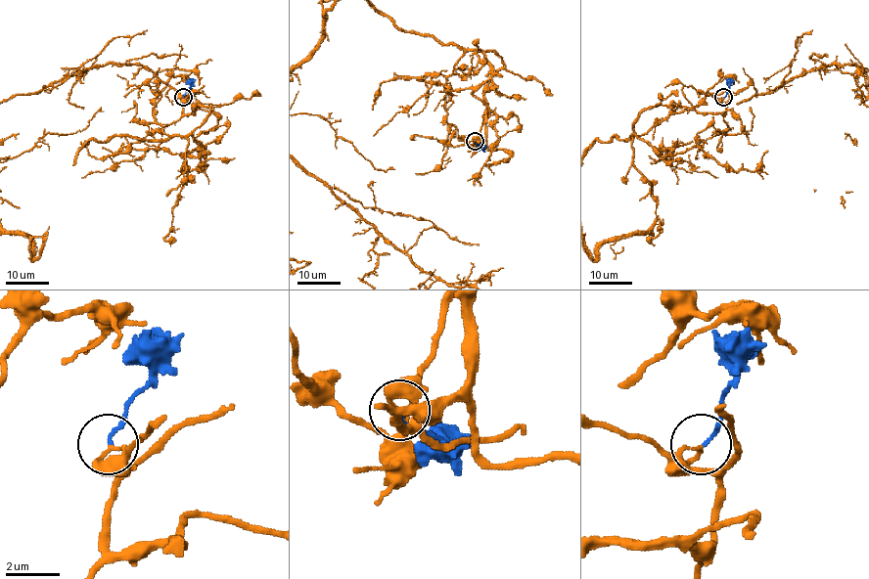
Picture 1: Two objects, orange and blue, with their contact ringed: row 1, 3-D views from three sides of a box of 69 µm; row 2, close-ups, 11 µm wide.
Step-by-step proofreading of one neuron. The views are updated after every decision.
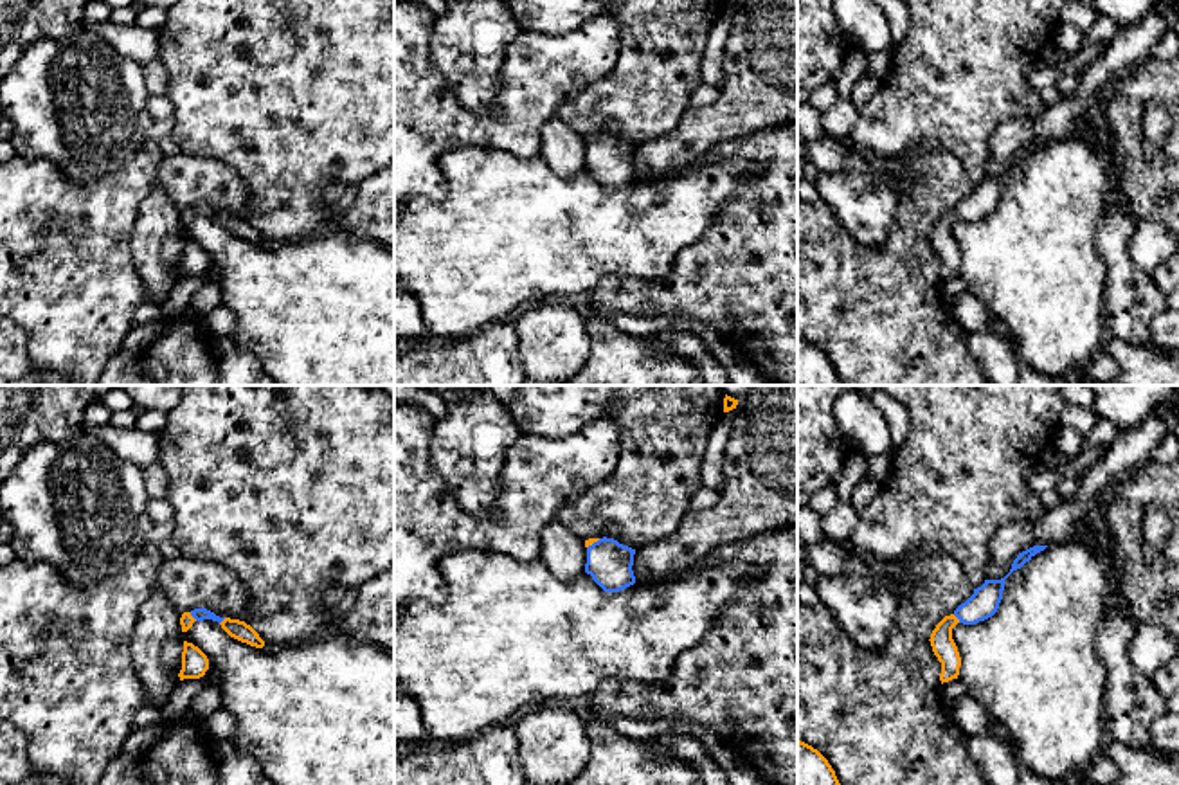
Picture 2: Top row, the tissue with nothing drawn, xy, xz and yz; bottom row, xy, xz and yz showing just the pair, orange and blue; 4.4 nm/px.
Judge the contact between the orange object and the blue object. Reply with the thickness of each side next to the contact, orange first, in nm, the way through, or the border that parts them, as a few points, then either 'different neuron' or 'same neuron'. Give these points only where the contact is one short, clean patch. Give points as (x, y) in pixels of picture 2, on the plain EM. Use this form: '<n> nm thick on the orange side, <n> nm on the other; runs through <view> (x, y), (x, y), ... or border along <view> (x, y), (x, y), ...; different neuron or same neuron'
60 nm thick on the orange side, 60 nm on the other; runs through xy (186, 216), (191, 213), (198, 211); same neuron

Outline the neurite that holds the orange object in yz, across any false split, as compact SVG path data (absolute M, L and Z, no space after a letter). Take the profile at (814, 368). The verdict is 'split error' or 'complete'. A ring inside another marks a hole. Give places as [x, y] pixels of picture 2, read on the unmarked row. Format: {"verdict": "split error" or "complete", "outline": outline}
{"verdict": "complete", "outline": "M797 337L797 385L842 385L828 356Z"}

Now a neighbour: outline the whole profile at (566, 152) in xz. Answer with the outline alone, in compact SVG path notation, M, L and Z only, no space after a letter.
M554 117L542 128L540 155L560 176L571 176L585 167L587 144L571 126Z

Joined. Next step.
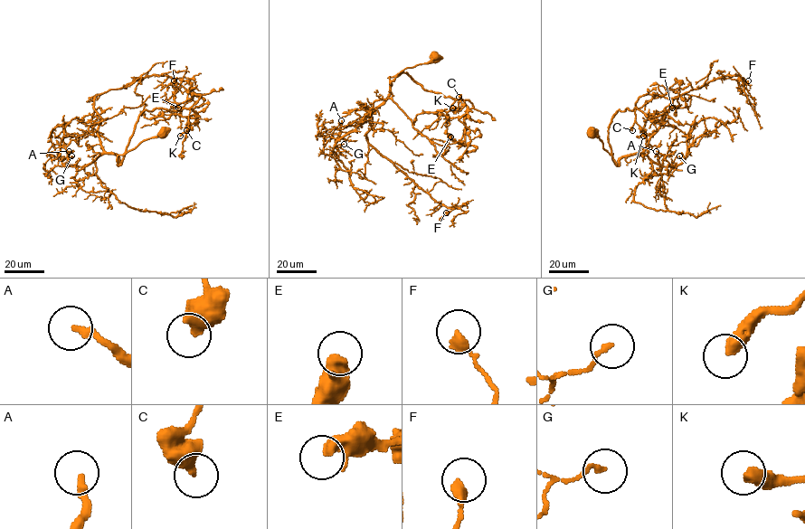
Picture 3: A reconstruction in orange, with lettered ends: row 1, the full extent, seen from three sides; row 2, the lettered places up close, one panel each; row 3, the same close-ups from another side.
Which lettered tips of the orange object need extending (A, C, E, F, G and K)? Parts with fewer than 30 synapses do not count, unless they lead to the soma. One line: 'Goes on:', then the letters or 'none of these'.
Goes on: K

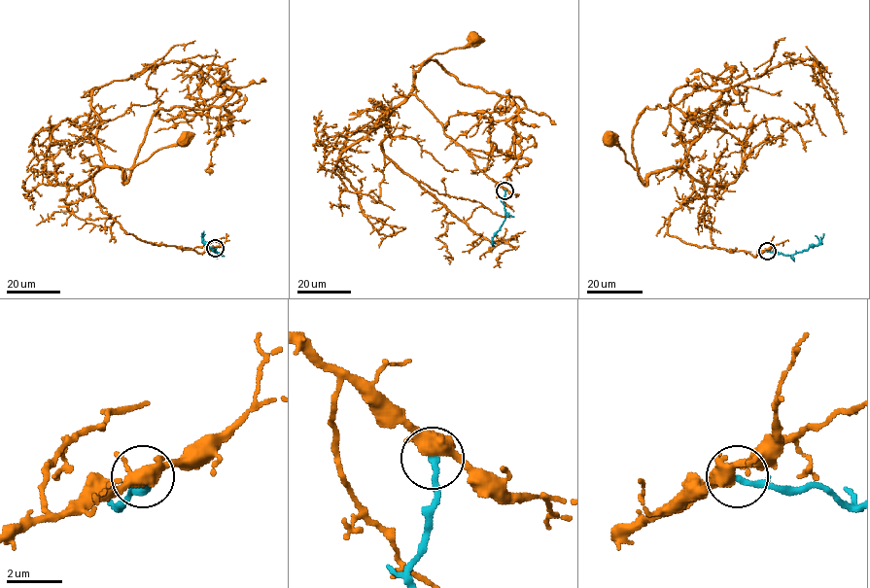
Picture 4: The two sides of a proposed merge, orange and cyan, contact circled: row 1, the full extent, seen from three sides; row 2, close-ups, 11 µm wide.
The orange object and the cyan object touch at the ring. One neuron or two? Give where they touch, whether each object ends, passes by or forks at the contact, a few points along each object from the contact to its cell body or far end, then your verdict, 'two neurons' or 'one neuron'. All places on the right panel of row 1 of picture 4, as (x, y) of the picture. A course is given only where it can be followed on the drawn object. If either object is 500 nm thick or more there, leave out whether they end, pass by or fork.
at (767, 251); orange forks there; cyan ends there; orange runs (766, 251), (752, 257), (672, 237), (669, 218), (693, 180), (667, 168), (644, 185), (609, 138); cyan runs (767, 251), (794, 254), (817, 244), (823, 233); one neuron

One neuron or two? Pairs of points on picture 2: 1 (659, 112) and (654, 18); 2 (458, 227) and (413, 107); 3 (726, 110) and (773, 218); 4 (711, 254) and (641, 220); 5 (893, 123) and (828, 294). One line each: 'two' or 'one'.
1: one
2: two
3: two
4: two
5: two

